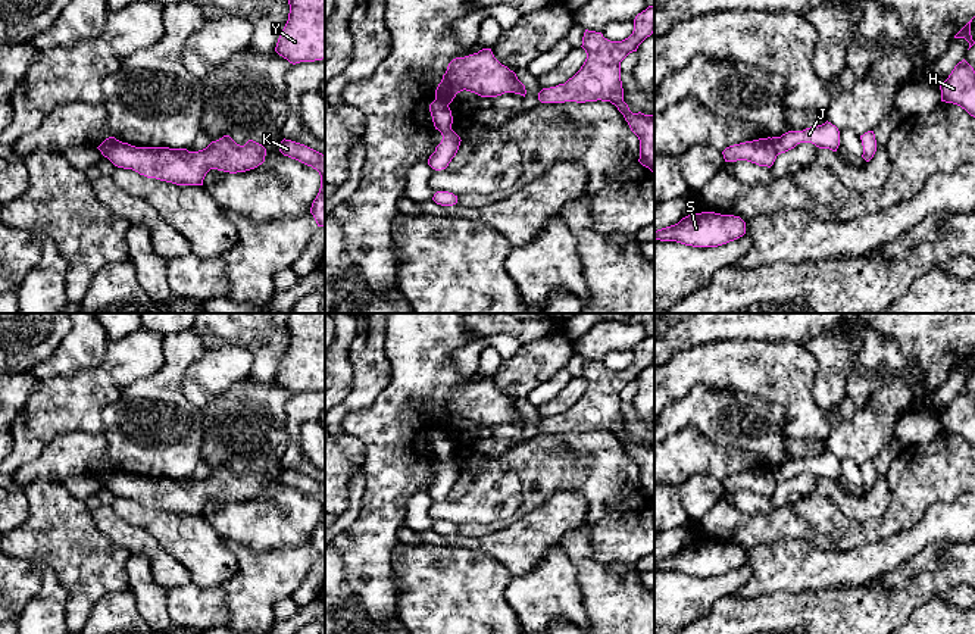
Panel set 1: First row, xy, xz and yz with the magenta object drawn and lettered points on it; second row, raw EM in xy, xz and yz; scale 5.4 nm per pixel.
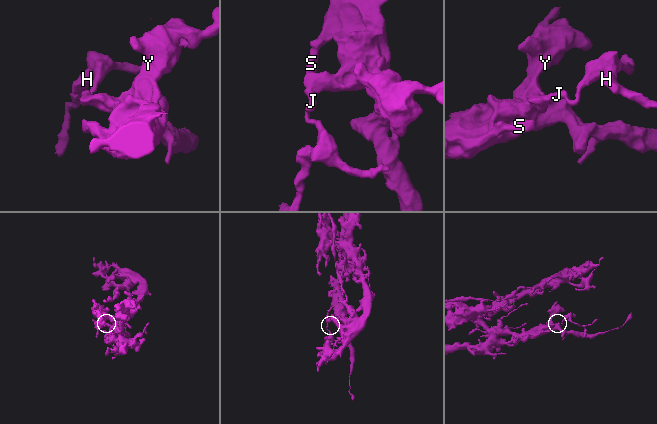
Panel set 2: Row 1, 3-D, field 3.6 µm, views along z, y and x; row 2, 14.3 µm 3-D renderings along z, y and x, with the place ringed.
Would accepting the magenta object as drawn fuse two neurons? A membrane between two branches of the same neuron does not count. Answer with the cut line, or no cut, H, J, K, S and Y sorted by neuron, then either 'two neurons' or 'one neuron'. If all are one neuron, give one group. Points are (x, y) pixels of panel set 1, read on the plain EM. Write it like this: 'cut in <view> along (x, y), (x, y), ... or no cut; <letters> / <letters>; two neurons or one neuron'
cut in xy along (115, 468), (103, 484); H J / K S Y; two neurons

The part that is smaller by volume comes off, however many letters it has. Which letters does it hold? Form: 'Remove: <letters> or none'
Remove: H, J

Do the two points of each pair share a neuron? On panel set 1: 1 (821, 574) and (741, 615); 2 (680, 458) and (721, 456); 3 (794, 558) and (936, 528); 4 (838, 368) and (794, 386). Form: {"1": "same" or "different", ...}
{"1": "different", "2": "same", "3": "same", "4": "different"}

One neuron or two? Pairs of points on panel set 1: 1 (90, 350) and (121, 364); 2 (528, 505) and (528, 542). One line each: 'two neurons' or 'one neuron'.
1: two neurons
2: two neurons

